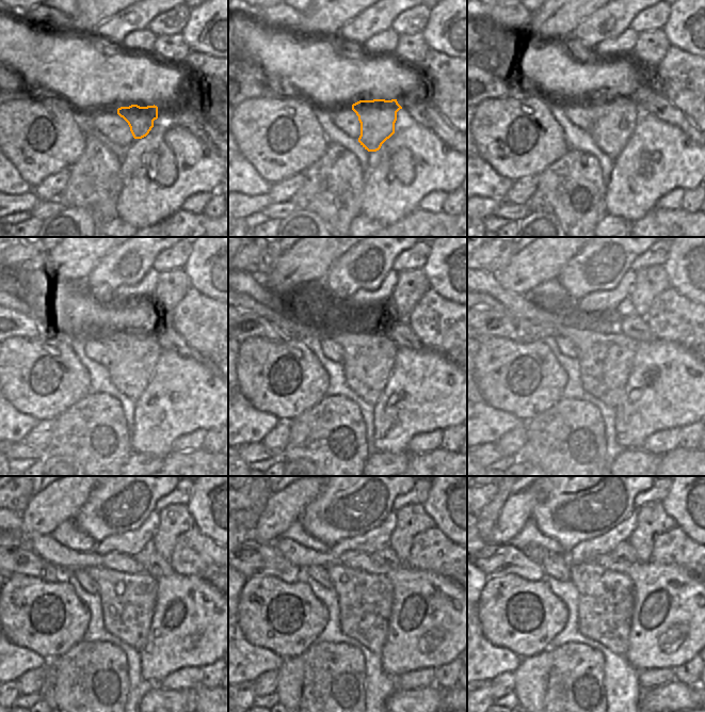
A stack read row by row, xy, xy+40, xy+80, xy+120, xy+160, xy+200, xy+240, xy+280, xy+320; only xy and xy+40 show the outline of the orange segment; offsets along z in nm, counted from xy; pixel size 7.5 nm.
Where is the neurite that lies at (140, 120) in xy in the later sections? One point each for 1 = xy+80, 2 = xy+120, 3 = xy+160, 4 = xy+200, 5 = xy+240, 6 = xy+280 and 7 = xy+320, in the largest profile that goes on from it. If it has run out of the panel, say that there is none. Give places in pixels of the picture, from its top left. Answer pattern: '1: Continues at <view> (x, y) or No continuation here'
1: Continues at xy+80 (614, 117)
2: Continues at xy+120 (132, 357)
3: Continues at xy+160 (368, 358)
4: Continues at xy+200 (606, 359)
5: Continues at xy+240 (128, 601)
6: Continues at xy+280 (365, 600)
7: Continues at xy+320 (605, 597)

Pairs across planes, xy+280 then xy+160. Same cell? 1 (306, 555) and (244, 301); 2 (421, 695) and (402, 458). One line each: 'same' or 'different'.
1: different
2: same

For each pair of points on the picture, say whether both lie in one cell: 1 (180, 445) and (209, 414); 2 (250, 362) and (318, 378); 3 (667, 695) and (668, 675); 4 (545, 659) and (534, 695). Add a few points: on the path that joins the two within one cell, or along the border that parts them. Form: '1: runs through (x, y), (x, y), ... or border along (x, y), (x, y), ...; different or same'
1: border along (207, 430), (195, 429), (180, 434), (173, 442); different
2: runs through (269, 362), (289, 351), (303, 354), (304, 359); same
3: border along (674, 679), (644, 690); different
4: runs through (538, 667), (534, 670), (534, 686); same

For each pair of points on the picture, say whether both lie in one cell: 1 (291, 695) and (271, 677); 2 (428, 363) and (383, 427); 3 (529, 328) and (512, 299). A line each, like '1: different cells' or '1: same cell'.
1: different cells
2: same cell
3: different cells

